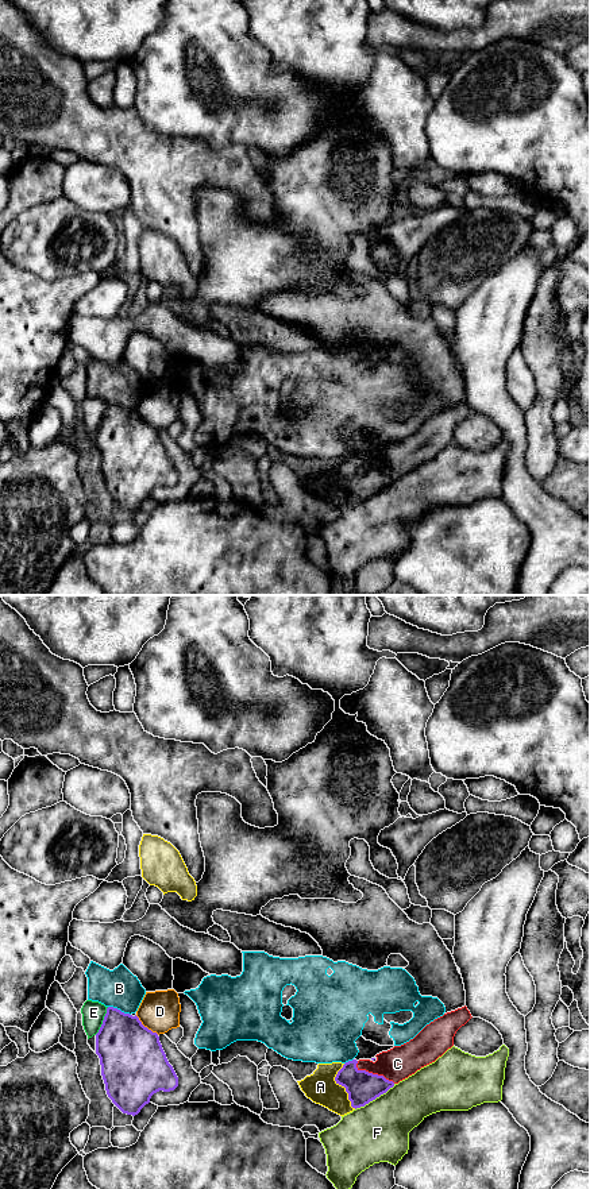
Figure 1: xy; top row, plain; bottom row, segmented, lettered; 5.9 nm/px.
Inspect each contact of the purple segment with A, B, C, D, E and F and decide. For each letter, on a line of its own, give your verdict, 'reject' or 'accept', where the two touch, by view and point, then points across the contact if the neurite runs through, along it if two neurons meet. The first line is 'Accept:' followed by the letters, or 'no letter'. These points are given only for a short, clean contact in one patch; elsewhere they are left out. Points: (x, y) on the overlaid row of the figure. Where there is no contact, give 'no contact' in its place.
Accept: C
A: reject; meets purple in xy at (343, 1085)
B: reject; meets purple in xy at (119, 1010)
C: accept; meets purple in xy at (371, 1073); runs through xy (362, 1087), (371, 1073), (384, 1073), (397, 1064)
D: reject; meets purple in xy at (146, 1027)
E: reject; meets purple in xy at (103, 1020)
F: reject; meets purple in xy at (374, 1099); border along xy (394, 1084), (355, 1110)

